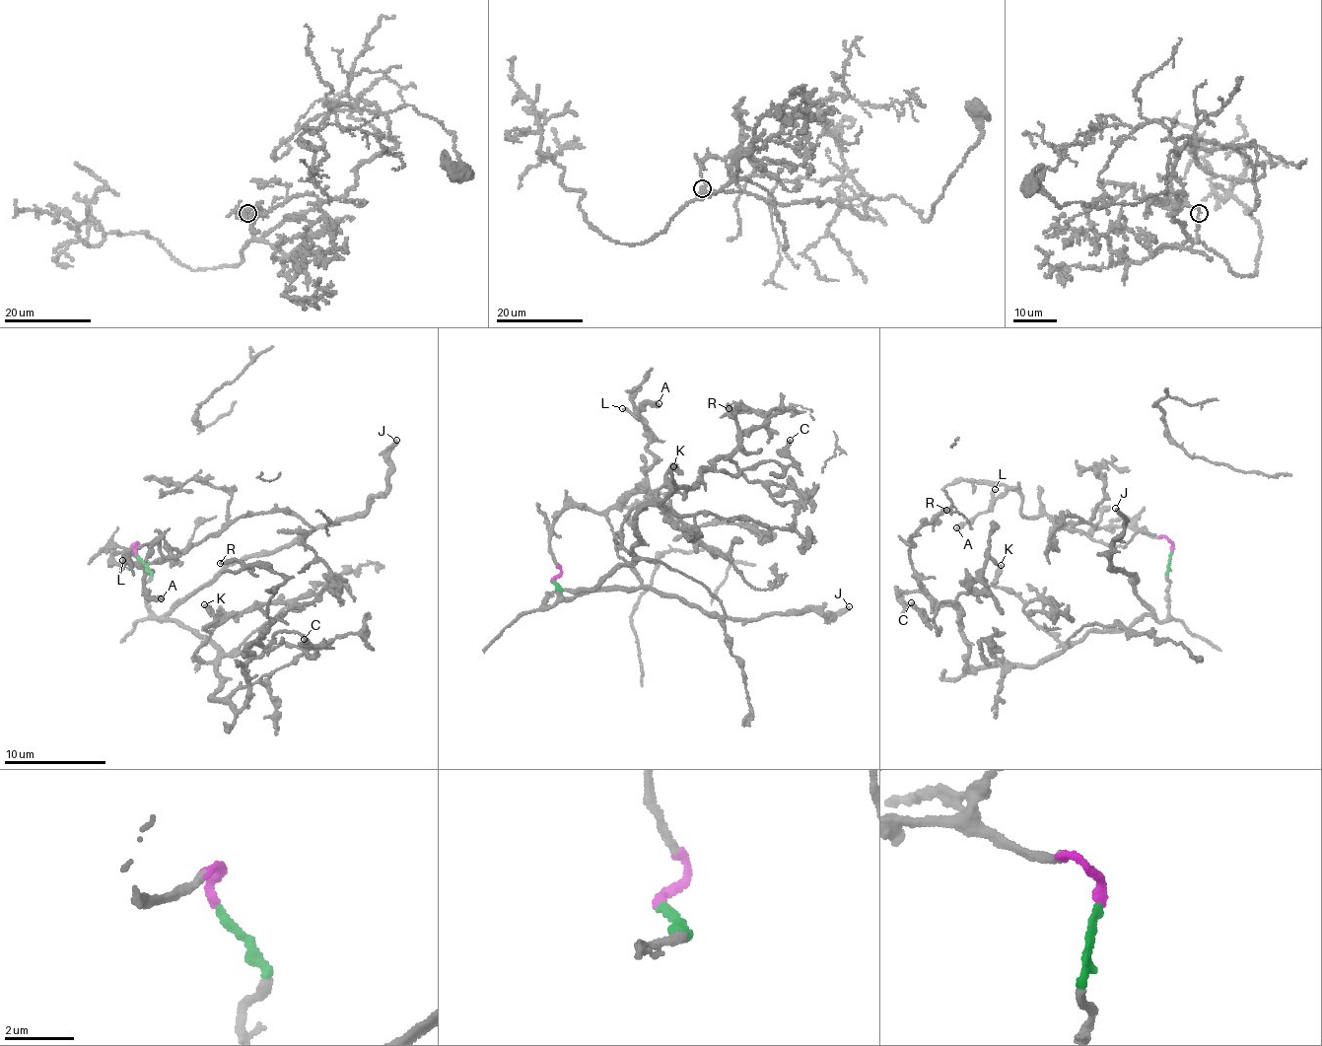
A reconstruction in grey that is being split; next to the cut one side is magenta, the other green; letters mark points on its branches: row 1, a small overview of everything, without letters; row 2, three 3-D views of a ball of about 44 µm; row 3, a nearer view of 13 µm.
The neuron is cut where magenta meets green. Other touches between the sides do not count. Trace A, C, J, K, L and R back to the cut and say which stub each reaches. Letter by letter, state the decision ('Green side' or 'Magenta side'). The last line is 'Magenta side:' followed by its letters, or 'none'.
A: Magenta side
C: Green side
J: Green side
K: Green side
L: Magenta side
R: Green side
Magenta side: A, L

